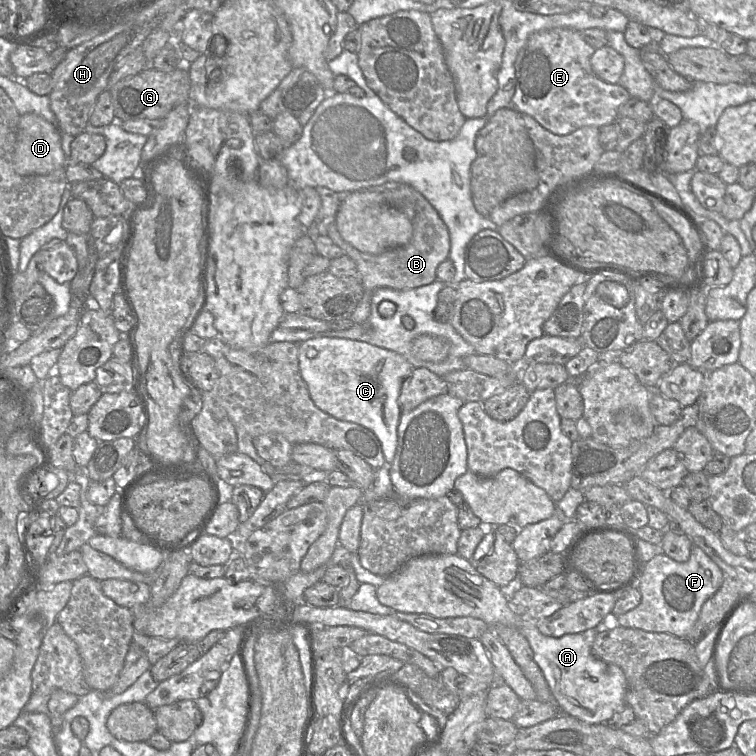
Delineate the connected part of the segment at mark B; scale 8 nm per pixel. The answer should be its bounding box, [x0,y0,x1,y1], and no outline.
[322,182,450,295]

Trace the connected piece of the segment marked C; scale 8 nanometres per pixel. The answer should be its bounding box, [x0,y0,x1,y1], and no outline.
[298,337,414,463]

